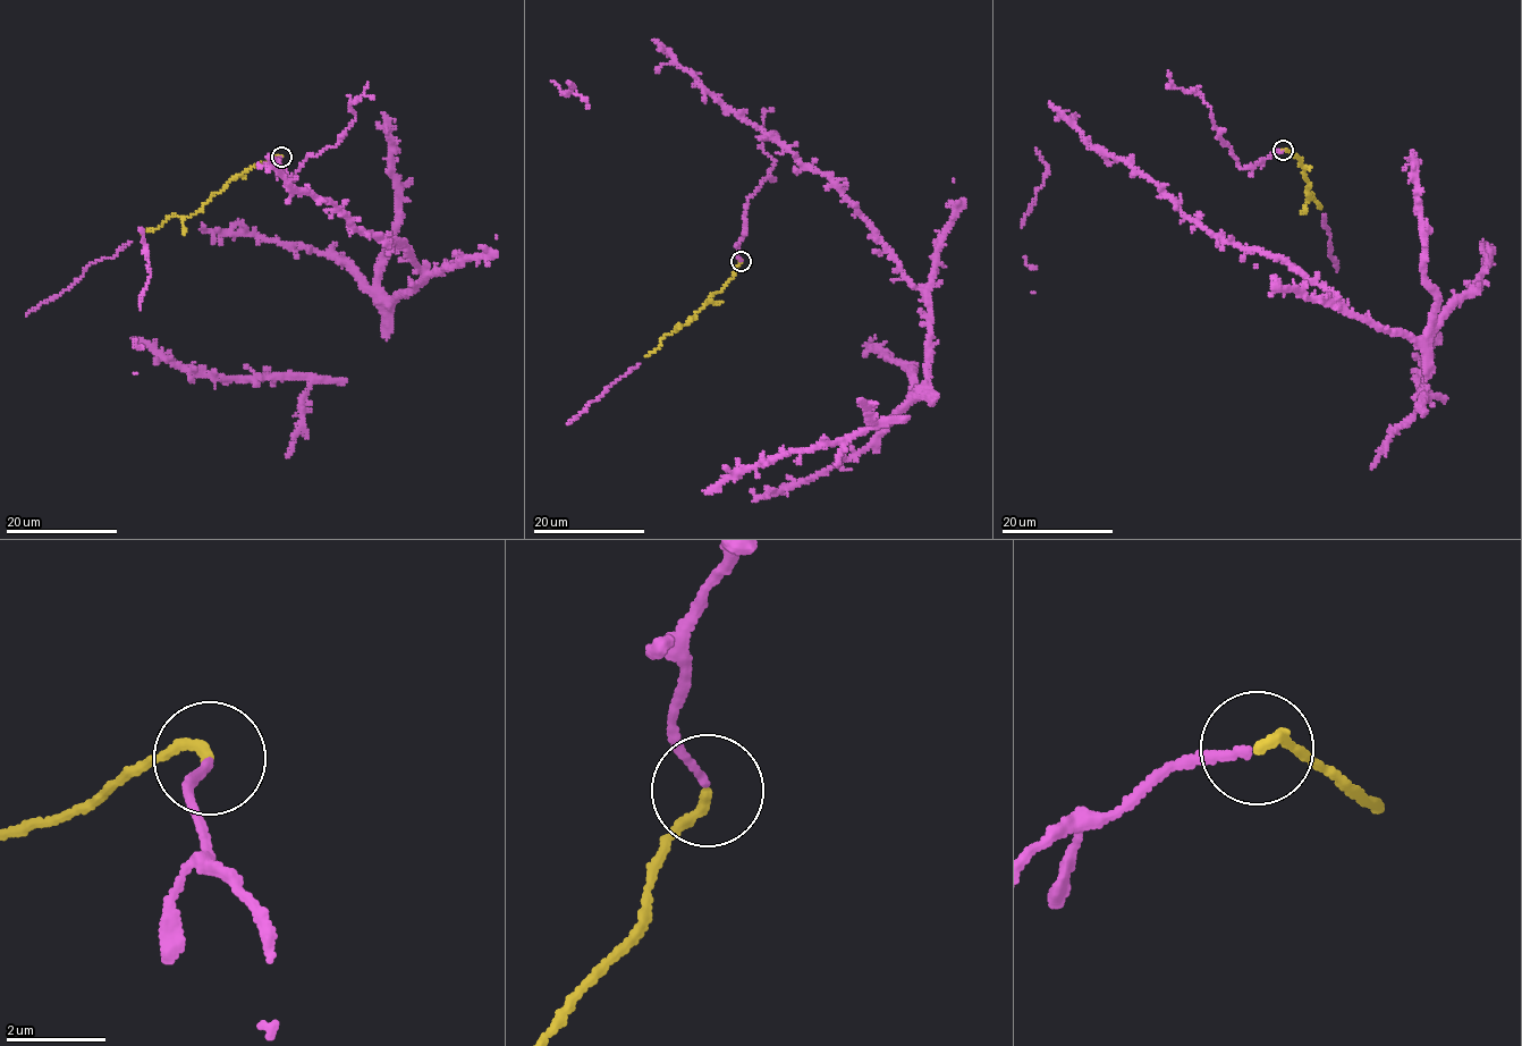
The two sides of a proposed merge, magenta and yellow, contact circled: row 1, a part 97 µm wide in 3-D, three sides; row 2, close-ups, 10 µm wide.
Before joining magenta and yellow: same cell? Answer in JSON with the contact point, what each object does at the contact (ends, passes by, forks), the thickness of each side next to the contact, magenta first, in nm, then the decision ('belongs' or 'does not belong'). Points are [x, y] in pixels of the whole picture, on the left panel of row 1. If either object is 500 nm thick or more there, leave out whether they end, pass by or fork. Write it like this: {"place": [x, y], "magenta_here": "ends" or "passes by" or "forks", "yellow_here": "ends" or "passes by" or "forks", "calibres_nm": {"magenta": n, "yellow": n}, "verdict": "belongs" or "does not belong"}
{"place": [281, 157], "magenta_here": "ends", "yellow_here": "ends", "calibres_nm": {"magenta": 160, "yellow": 220}, "verdict": "belongs"}

